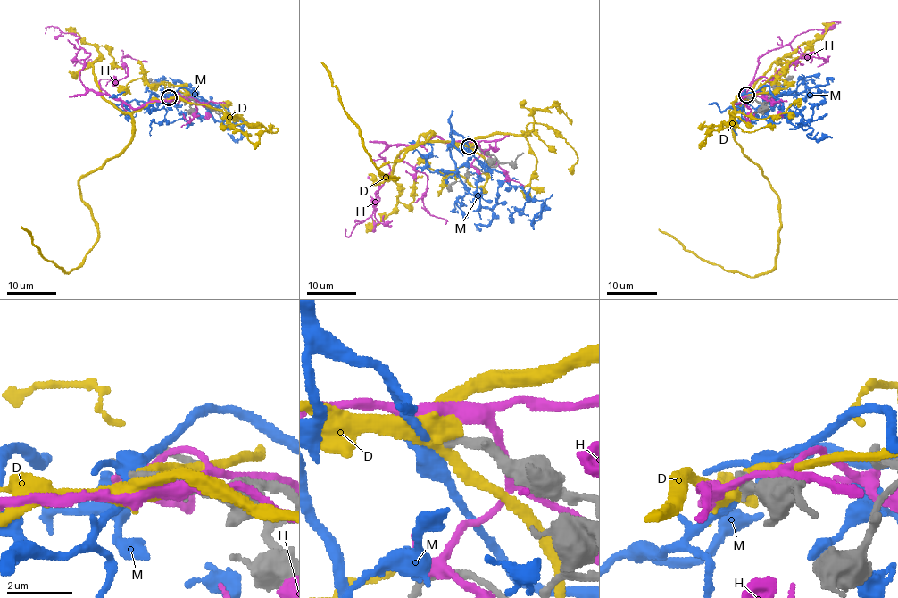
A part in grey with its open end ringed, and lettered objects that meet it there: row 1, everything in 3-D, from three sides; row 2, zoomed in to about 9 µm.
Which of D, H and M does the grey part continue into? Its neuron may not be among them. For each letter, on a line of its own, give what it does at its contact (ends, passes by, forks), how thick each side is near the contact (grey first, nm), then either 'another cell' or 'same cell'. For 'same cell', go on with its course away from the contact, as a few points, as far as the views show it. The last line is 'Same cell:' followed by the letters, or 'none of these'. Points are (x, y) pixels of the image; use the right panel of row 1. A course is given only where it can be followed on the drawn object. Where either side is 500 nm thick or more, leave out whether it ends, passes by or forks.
D: it passes by; 260 nm thick on the grey side, 440 nm on the other; another cell
H: it passes by; 300 nm thick on the grey side, 240 nm on the other; another cell
M: it forks there; 240 nm thick on the grey side, 320 nm on the other; another cell
Same cell: none of these

